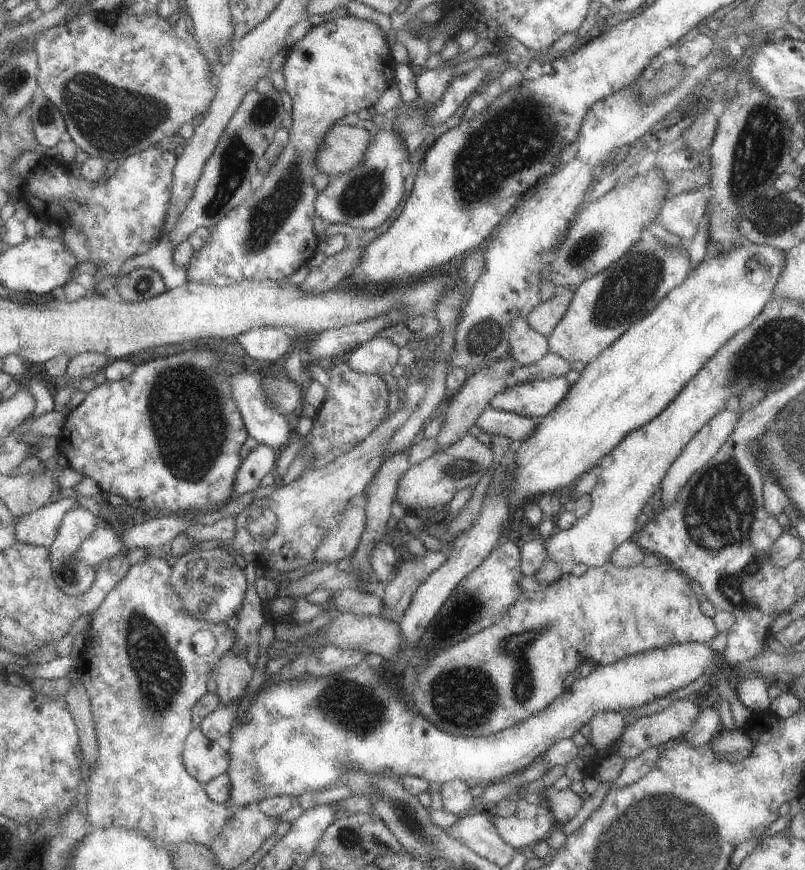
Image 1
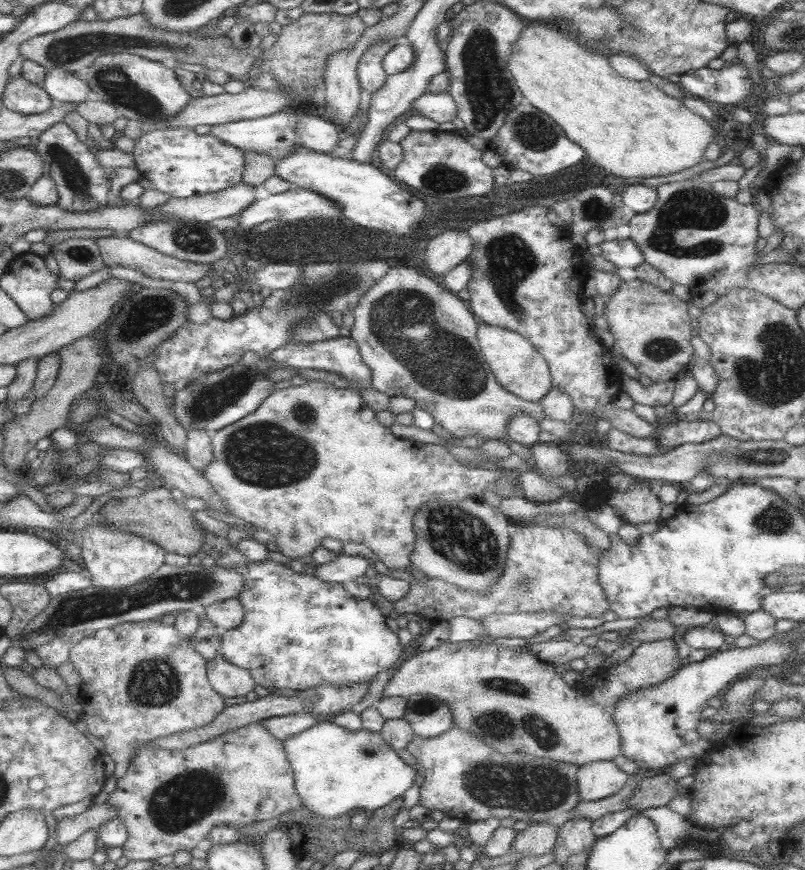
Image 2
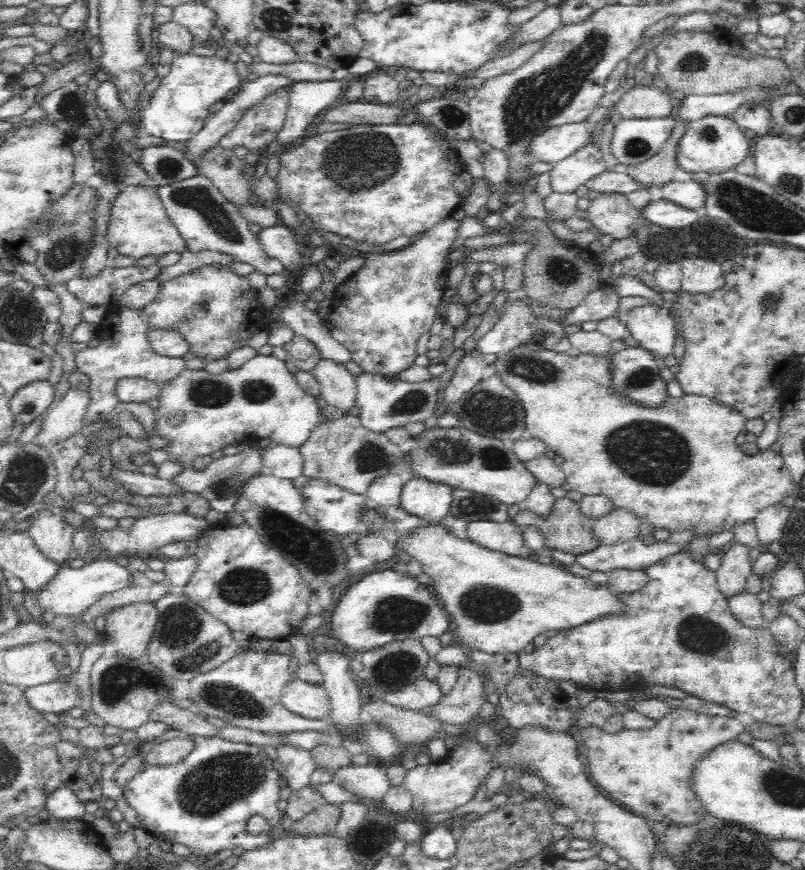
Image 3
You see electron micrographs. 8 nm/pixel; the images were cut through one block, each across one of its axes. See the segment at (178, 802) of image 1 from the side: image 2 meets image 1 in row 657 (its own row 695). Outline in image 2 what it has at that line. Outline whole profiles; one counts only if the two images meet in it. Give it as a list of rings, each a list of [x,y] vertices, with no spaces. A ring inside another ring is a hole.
[[[159,620],[117,624],[113,628],[97,630],[93,636],[85,636],[77,644],[71,644],[69,662],[75,666],[81,680],[77,694],[77,702],[83,708],[79,714],[81,722],[87,726],[87,734],[103,742],[105,756],[115,762],[113,776],[117,778],[127,772],[129,760],[133,758],[129,750],[137,746],[137,742],[149,742],[161,736],[205,726],[225,708],[225,698],[209,684],[207,660],[193,650],[191,642],[183,642],[173,626],[161,624]]]

